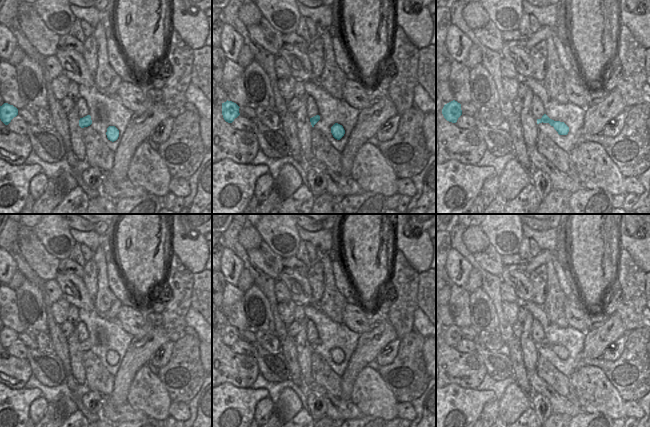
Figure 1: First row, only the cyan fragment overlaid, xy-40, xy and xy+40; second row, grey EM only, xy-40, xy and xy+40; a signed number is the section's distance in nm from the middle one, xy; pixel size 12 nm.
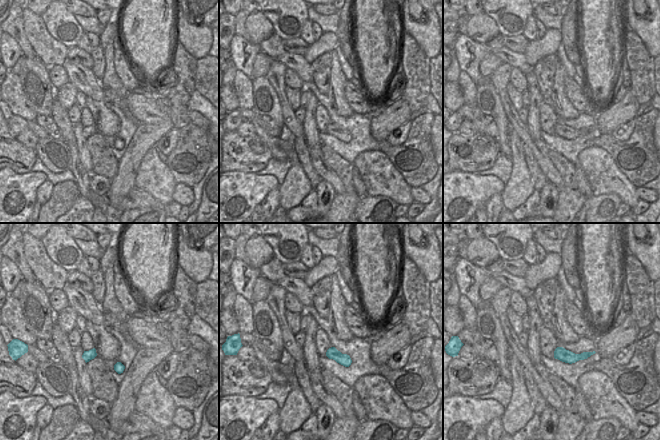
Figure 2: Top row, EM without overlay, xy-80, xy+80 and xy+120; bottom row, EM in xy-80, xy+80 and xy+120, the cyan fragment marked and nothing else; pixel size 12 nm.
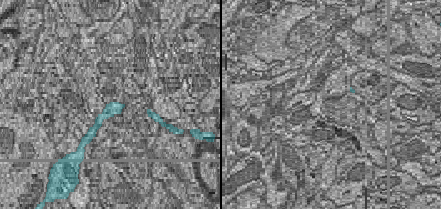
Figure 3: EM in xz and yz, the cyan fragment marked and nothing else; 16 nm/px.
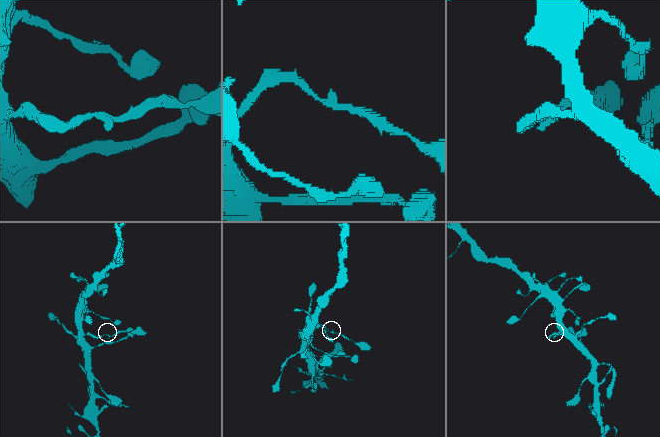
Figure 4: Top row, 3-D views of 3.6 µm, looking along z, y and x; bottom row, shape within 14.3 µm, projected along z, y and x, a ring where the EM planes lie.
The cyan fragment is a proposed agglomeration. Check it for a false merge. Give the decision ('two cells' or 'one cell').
two cells

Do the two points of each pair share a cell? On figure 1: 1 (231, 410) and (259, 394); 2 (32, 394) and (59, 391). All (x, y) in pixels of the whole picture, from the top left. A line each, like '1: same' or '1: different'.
1: same
2: different

